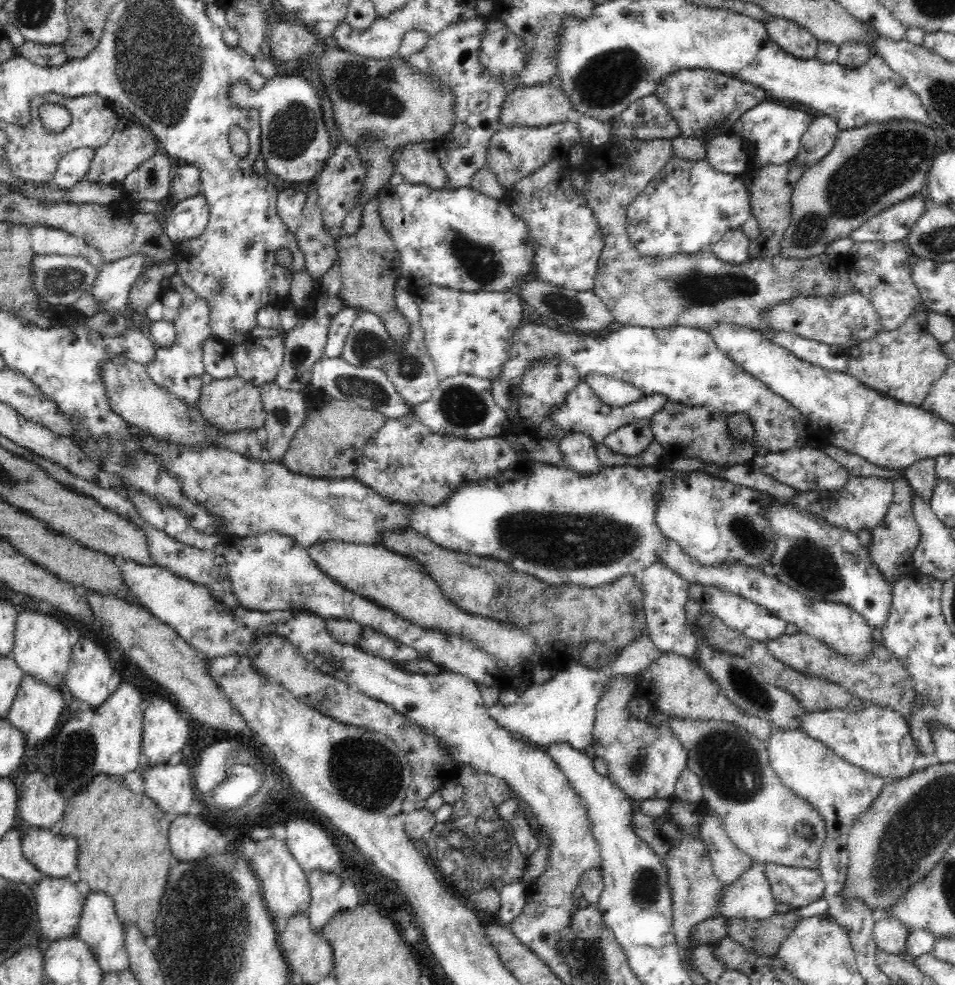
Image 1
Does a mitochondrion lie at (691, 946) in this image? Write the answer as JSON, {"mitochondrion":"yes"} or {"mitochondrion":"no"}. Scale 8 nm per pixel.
{"mitochondrion":"no"}

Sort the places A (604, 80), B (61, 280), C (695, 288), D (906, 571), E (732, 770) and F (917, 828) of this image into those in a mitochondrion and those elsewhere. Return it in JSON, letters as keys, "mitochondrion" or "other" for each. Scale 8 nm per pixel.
{"A":"mitochondrion","B":"mitochondrion","C":"mitochondrion","D":"other","E":"mitochondrion","F":"mitochondrion"}

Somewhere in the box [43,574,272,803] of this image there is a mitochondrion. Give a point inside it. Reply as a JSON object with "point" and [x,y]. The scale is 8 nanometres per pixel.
{"point":[82,754]}

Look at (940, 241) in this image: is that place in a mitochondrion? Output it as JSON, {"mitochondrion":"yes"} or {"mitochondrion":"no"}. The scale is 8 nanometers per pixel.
{"mitochondrion":"yes"}

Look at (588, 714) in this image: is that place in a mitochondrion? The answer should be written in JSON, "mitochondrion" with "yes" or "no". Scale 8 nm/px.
{"mitochondrion":"no"}

